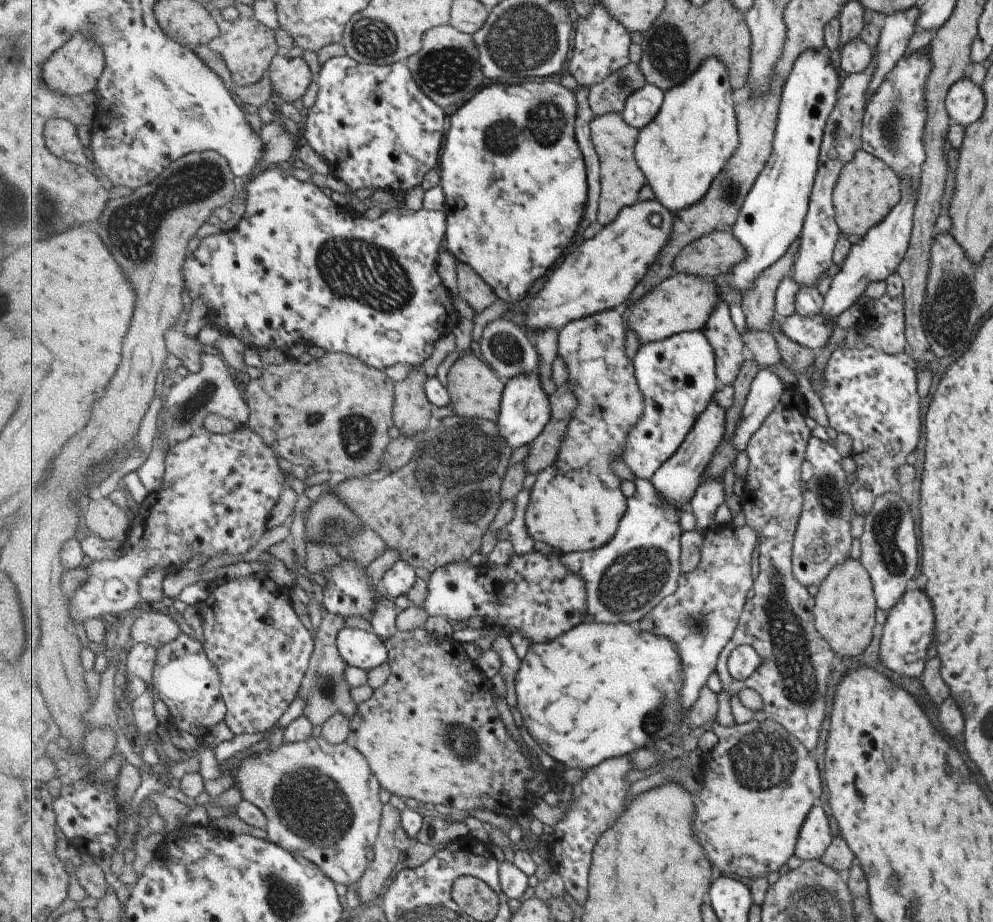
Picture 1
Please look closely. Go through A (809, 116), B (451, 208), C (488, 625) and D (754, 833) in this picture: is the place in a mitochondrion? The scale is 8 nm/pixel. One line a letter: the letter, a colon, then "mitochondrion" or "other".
A: other
B: other
C: other
D: other

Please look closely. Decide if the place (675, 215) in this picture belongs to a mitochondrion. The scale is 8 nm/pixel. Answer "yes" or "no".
no

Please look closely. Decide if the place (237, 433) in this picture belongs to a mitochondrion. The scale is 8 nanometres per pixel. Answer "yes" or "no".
no

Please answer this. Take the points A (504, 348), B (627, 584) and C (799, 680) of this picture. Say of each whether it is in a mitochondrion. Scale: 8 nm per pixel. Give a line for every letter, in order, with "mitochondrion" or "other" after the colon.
A: mitochondrion
B: mitochondrion
C: mitochondrion

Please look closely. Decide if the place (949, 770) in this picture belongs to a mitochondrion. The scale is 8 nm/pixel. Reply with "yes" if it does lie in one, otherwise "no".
no

